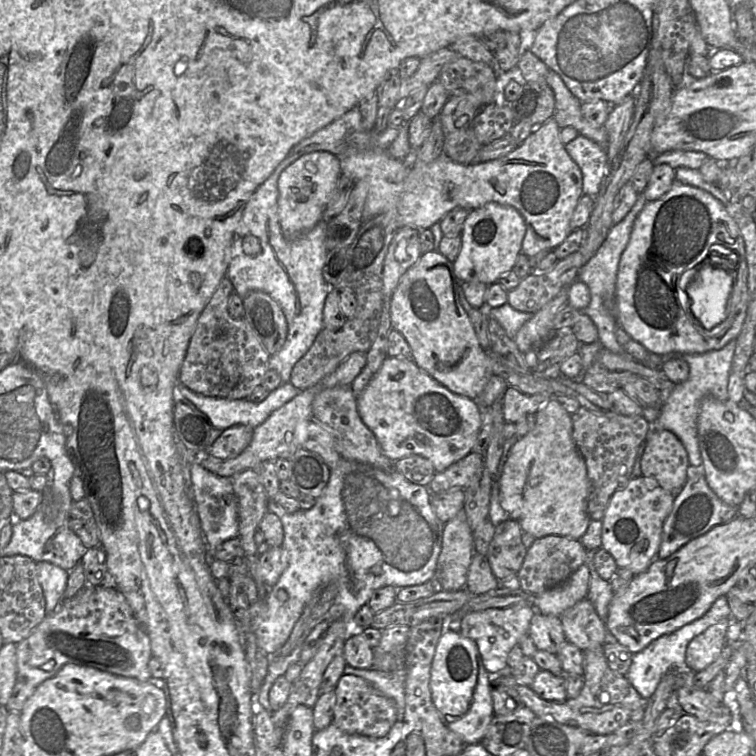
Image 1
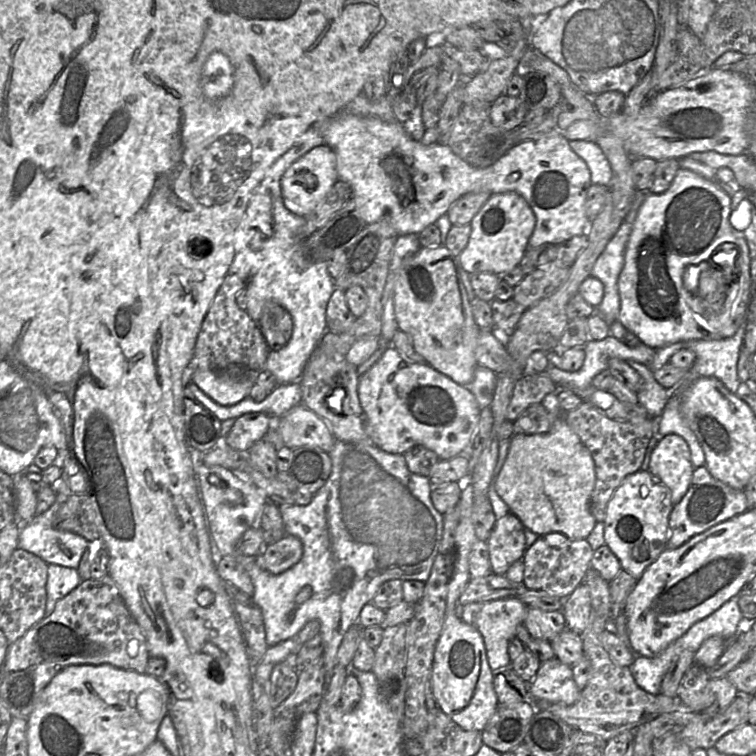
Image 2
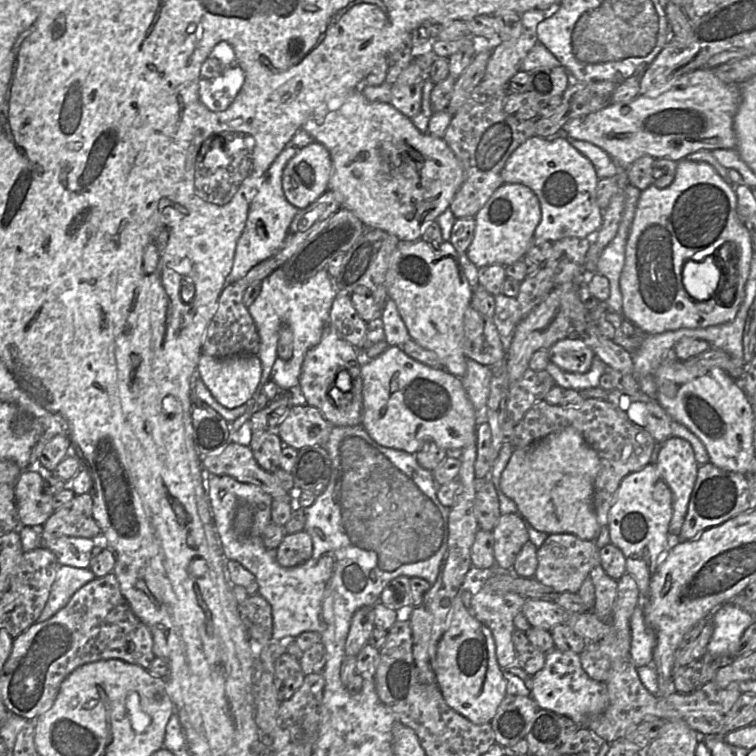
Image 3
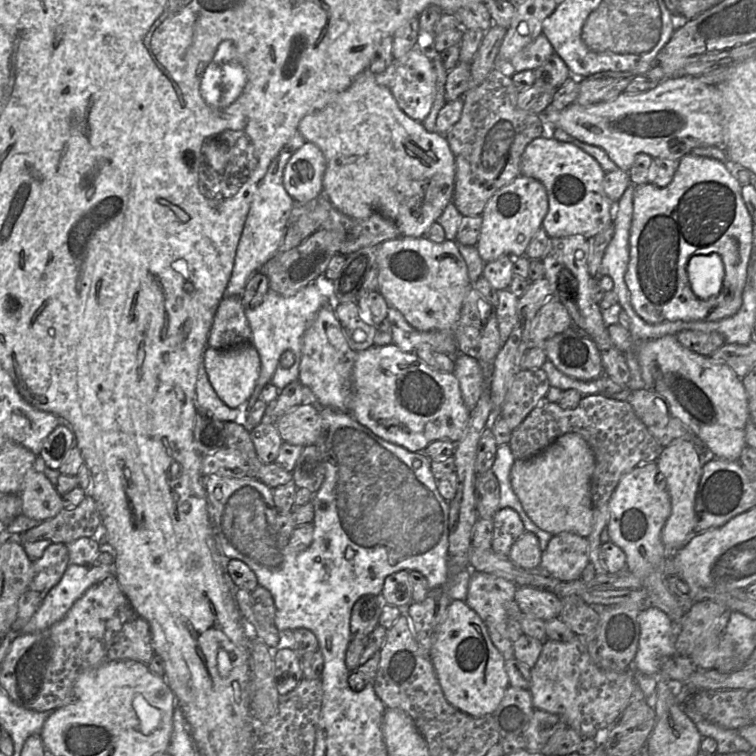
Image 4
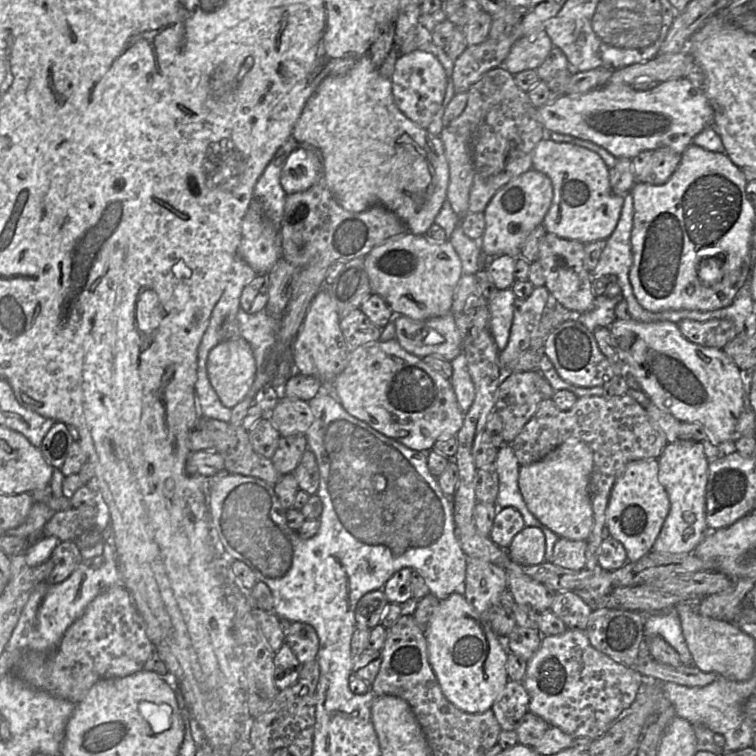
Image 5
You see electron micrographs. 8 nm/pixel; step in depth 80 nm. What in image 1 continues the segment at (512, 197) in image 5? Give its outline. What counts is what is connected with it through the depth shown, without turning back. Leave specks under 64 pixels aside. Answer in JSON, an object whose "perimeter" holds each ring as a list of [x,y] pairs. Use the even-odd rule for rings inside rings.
{"perimeter":[[[489,202],[479,209],[470,211],[460,235],[461,251],[453,262],[455,275],[463,283],[496,283],[515,266],[526,230],[523,216],[512,206]]]}

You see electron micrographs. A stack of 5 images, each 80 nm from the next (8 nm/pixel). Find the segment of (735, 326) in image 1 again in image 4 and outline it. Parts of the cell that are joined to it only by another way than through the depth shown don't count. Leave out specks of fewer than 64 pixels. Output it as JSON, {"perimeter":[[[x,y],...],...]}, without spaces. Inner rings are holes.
{"perimeter":[[[689,153],[679,160],[674,178],[666,187],[659,188],[651,183],[634,186],[630,259],[625,283],[636,313],[651,324],[677,320],[717,321],[734,315],[742,305],[744,287],[751,278],[754,224],[742,198],[742,184],[733,177],[726,163]],[[713,253],[718,254],[724,264],[723,285],[718,294],[700,299],[691,289],[687,265],[695,255]]]}

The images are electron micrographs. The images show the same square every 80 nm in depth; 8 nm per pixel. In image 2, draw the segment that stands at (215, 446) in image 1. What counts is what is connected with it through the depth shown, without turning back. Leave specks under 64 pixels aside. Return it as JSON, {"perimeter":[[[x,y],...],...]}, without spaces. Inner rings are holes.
{"perimeter":[[[247,413],[235,420],[224,436],[224,441],[235,450],[249,450],[258,440],[263,439],[271,429],[278,430],[280,417],[266,413]]]}

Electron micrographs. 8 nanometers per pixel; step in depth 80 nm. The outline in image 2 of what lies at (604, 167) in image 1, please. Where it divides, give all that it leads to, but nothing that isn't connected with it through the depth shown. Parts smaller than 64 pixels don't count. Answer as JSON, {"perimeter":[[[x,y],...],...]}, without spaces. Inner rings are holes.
{"perimeter":[[[571,140],[569,146],[587,164],[592,185],[609,186],[613,171],[601,148],[595,142],[586,140]]]}

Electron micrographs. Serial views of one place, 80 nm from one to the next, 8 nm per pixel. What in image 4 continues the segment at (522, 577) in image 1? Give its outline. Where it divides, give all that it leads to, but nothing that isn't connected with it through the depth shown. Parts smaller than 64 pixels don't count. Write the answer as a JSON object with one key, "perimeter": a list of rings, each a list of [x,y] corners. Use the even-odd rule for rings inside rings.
{"perimeter":[[[573,533],[553,535],[541,554],[539,567],[561,582],[580,579],[589,563],[587,538]]]}

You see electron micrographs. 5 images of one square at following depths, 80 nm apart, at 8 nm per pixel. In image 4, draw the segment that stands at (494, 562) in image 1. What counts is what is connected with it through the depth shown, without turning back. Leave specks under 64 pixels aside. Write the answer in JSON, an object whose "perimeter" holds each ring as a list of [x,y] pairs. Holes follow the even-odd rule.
{"perimeter":[[[511,508],[499,509],[493,517],[492,550],[508,556],[514,542],[525,532],[520,516]]]}

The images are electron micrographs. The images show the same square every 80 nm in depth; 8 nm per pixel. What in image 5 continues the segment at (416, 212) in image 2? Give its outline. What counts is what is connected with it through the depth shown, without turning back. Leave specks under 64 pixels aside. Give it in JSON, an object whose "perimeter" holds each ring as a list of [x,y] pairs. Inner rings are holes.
{"perimeter":[[[368,54],[345,74],[328,76],[309,98],[292,132],[300,144],[313,147],[322,160],[322,178],[337,202],[349,212],[382,205],[394,212],[407,231],[425,235],[447,200],[449,166],[438,136],[418,126],[397,107],[389,78],[379,74]],[[542,139],[533,151],[532,169],[548,176],[553,186],[553,200],[542,222],[547,233],[584,244],[611,236],[621,214],[624,196],[612,192],[610,169],[597,153],[575,144]]]}

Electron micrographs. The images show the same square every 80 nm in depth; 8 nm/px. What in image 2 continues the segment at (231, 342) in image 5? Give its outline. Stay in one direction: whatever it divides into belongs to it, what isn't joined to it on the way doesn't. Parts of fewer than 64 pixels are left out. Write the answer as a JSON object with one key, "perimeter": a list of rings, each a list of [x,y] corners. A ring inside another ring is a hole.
{"perimeter":[[[195,370],[192,382],[216,403],[223,406],[237,404],[249,397],[255,381],[255,372],[211,372]]]}

